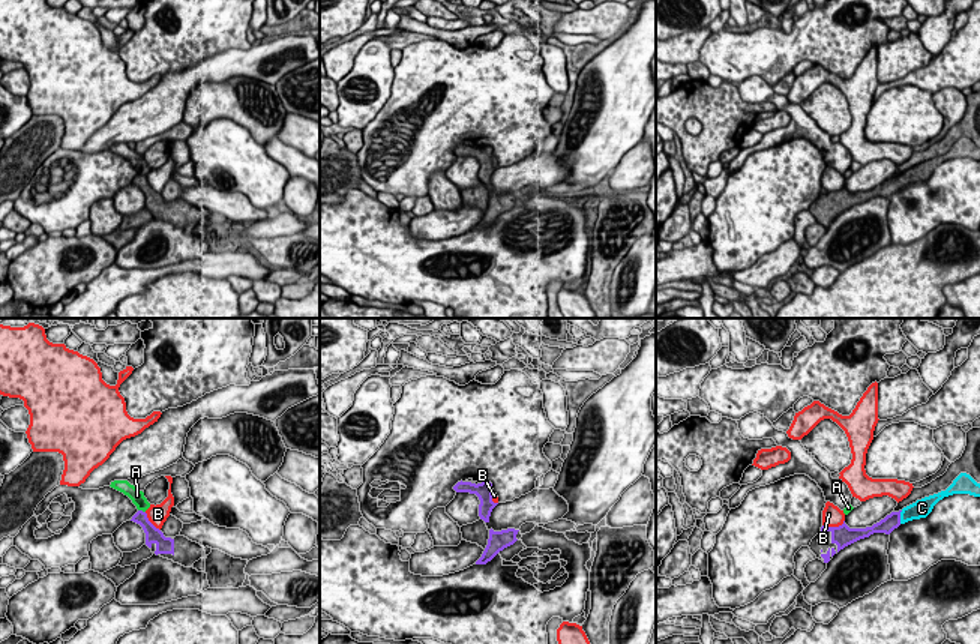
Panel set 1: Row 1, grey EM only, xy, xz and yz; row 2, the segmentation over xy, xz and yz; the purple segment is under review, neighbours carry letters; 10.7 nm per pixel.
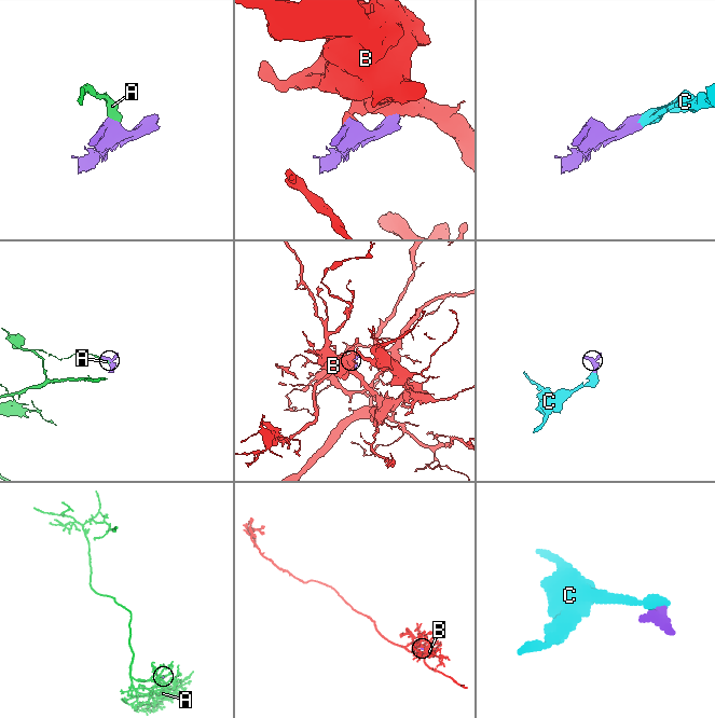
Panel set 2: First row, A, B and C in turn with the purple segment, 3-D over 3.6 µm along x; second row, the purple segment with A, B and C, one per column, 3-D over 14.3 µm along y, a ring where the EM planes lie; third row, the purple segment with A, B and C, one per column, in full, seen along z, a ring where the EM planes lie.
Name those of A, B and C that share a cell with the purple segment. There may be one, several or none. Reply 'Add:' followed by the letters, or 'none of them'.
Add: C

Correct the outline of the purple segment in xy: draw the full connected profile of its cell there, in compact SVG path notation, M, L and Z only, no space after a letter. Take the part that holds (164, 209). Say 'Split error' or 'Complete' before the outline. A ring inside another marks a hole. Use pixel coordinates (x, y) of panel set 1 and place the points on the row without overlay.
Split error. M138 174L131 185L143 191L146 209L156 219L173 224L185 231L191 231L195 225L206 221L204 210L185 200L165 201L164 197L149 185L147 177L143 174Z

